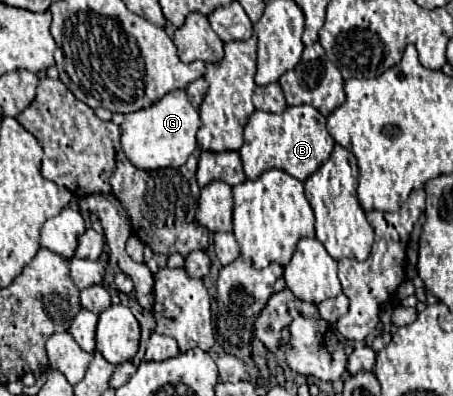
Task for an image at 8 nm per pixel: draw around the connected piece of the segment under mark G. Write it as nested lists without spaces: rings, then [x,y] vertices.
[[[183,89],[169,91],[165,97],[155,101],[147,109],[139,109],[125,115],[121,127],[121,147],[127,159],[139,169],[163,169],[181,167],[187,157],[197,149],[197,129],[201,127],[199,111],[189,103]]]

